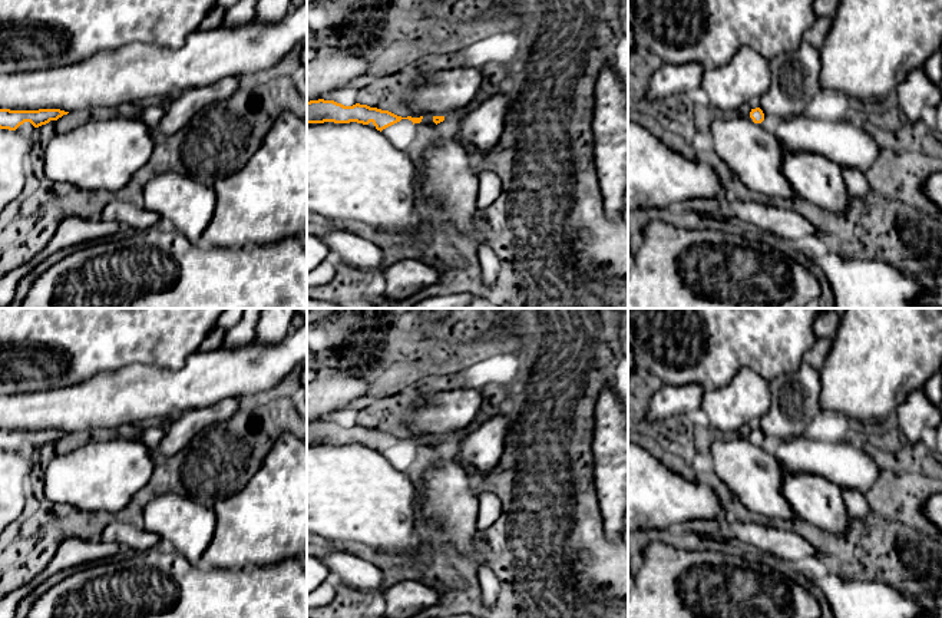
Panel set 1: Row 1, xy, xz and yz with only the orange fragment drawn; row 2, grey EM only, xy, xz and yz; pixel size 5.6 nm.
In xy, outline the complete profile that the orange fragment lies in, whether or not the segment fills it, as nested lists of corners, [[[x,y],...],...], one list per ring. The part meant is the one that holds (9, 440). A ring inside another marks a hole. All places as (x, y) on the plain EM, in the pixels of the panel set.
[[[0,430],[0,450],[16,452],[24,443],[30,443],[34,449],[57,442],[69,433],[60,430],[39,430],[39,432],[10,432]]]

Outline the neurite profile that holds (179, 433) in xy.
[[[235,397],[218,401],[209,407],[192,409],[182,413],[166,427],[166,434],[159,446],[151,450],[151,456],[158,456],[161,460],[178,453],[206,427],[229,420],[239,407],[239,401],[241,397]]]

